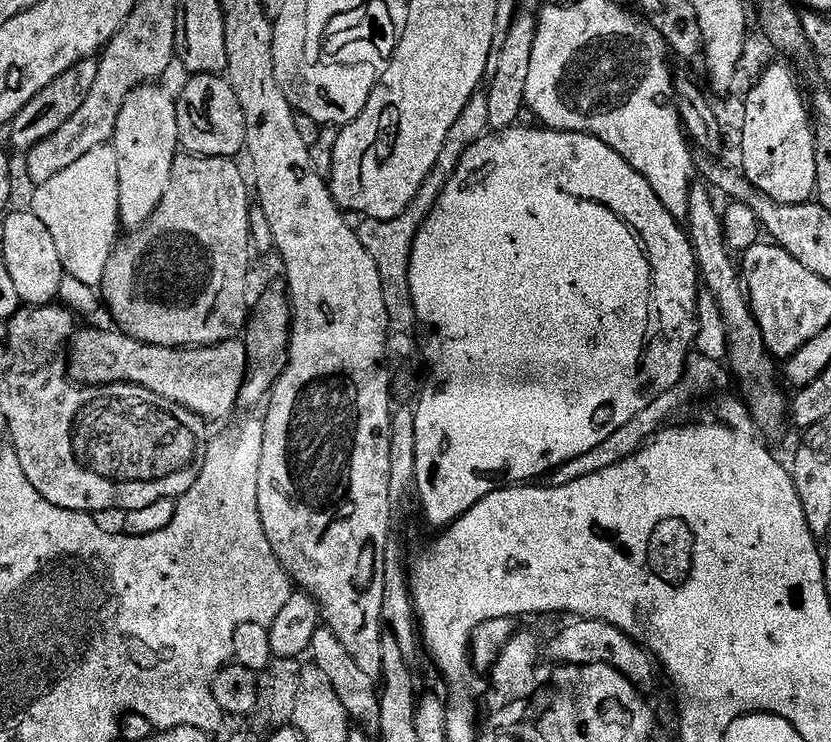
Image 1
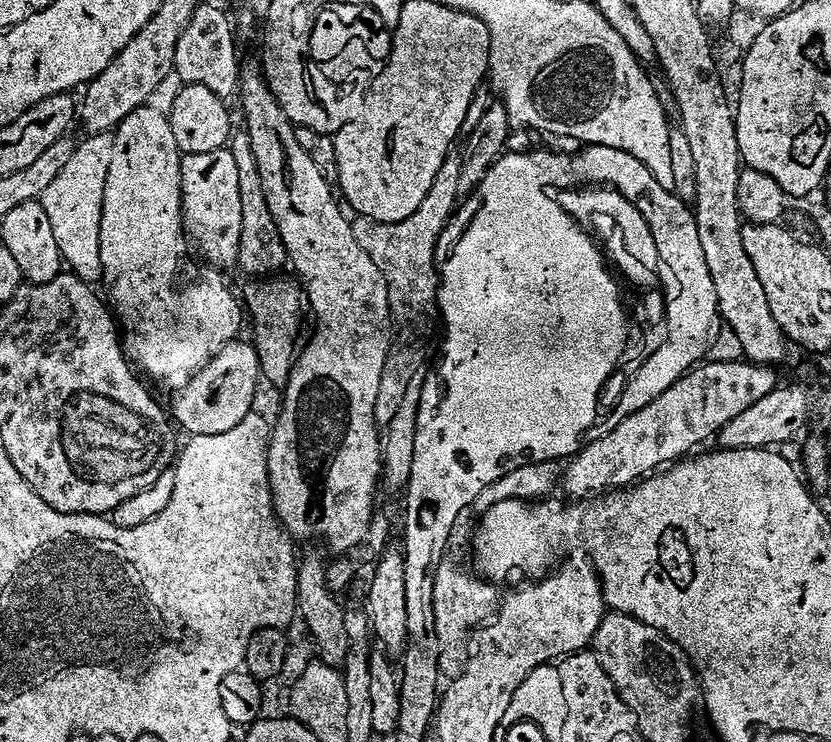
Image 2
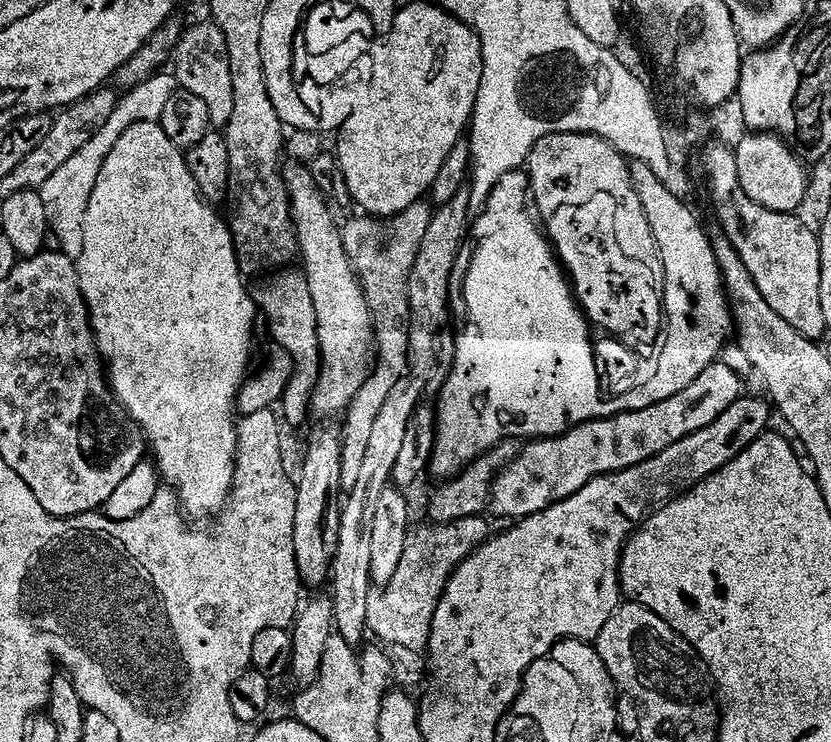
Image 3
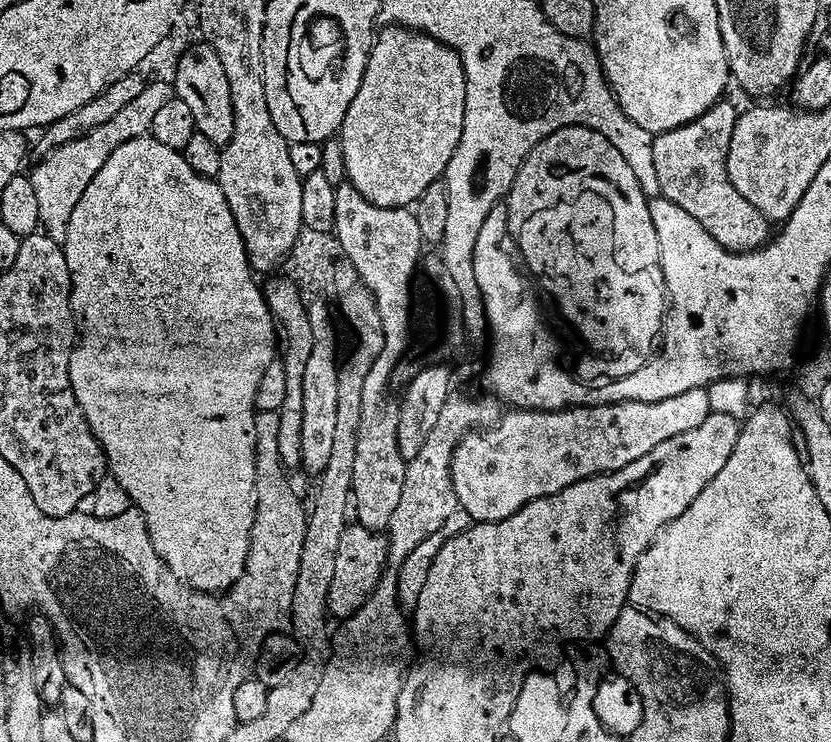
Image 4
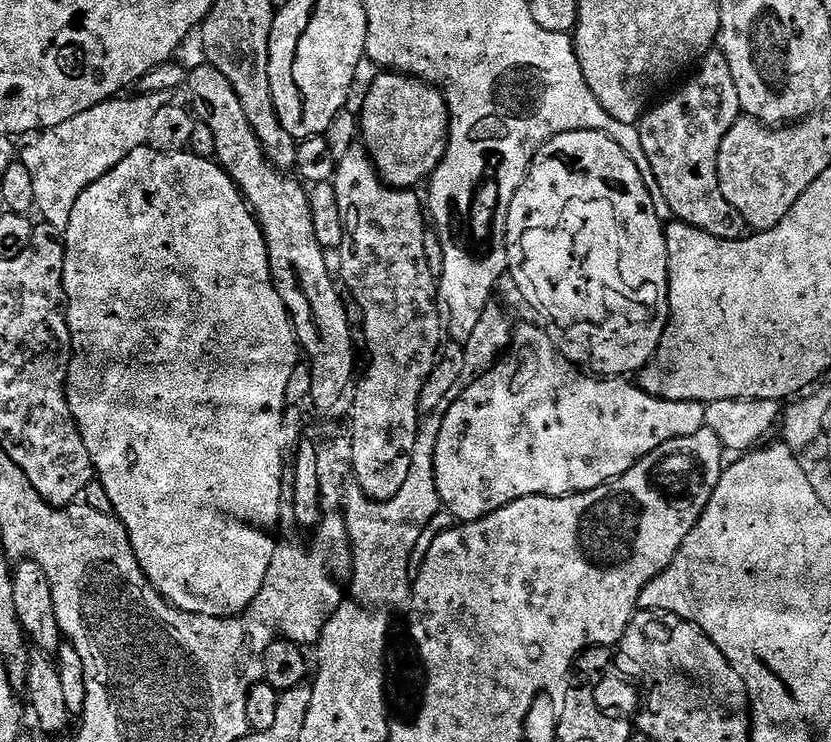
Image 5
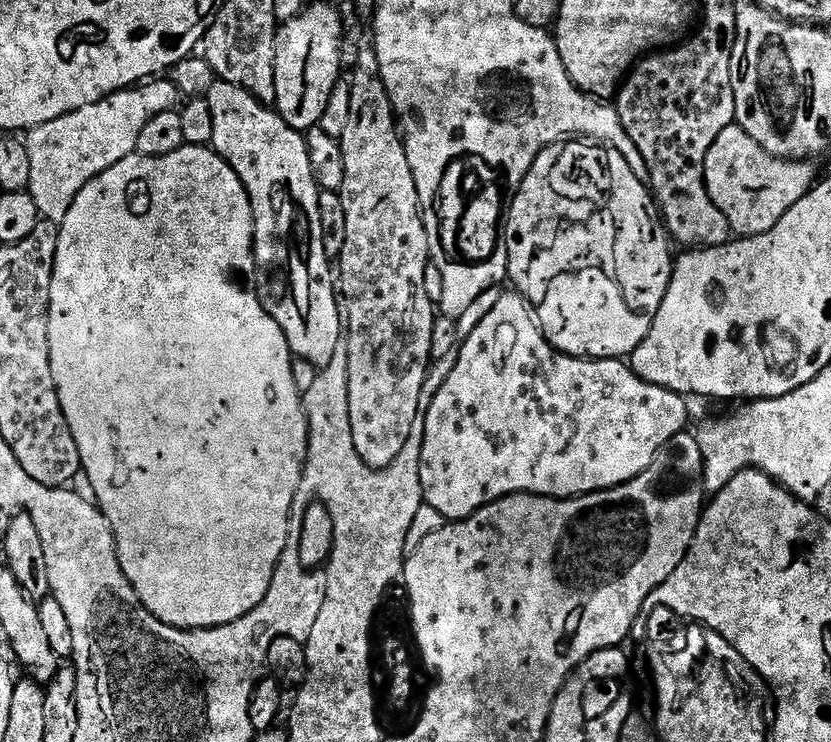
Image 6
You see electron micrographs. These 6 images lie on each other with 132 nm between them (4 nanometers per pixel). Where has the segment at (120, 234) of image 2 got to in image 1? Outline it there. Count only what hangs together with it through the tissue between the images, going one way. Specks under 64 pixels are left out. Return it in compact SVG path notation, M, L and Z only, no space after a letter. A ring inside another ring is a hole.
M159 83L144 84L126 98L114 137L118 154L118 206L120 222L125 229L135 230L154 214L174 166L174 158L181 151L178 138L176 102Z

